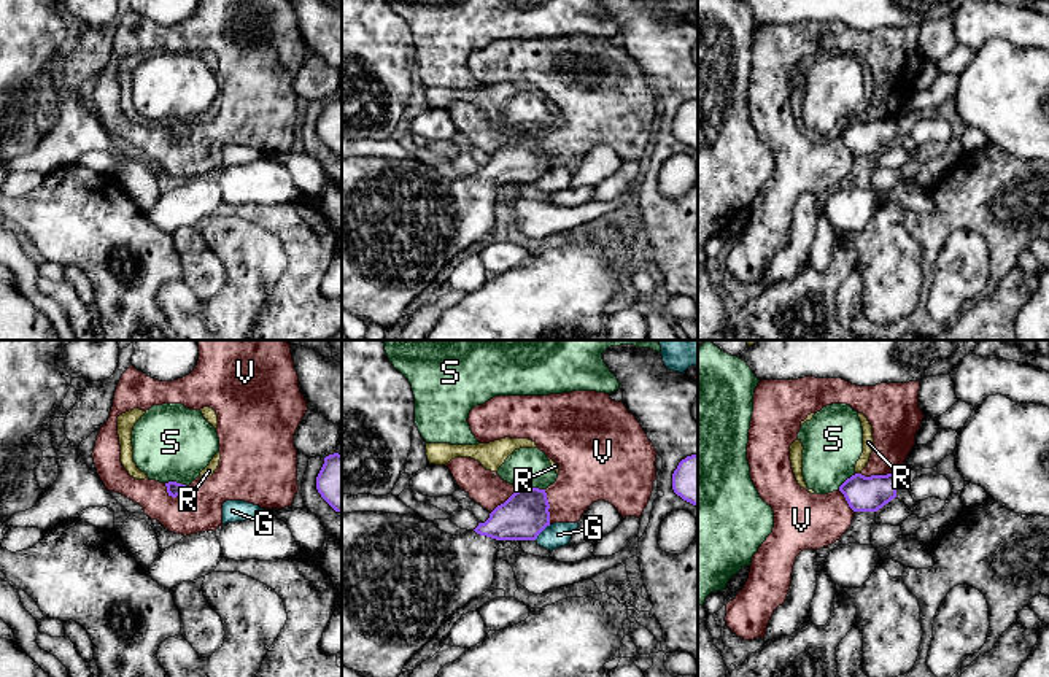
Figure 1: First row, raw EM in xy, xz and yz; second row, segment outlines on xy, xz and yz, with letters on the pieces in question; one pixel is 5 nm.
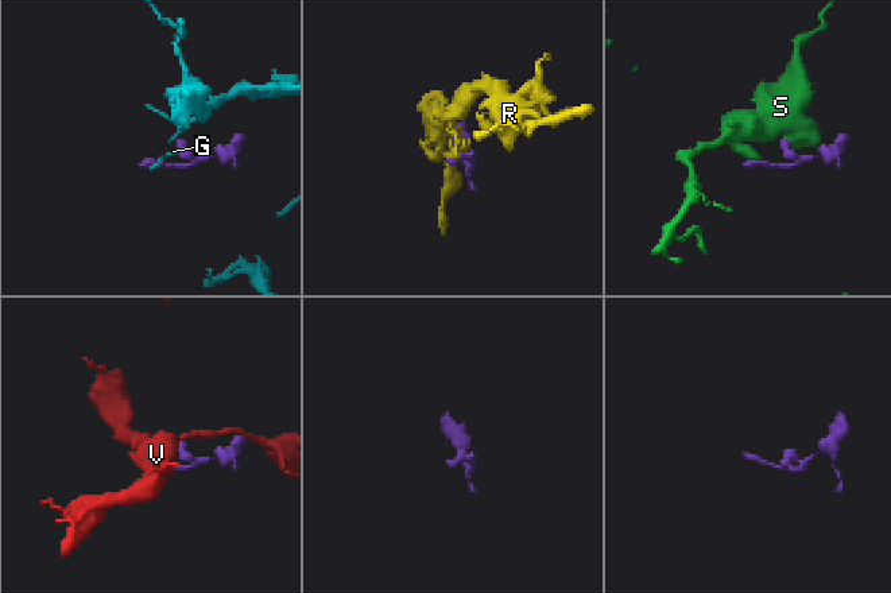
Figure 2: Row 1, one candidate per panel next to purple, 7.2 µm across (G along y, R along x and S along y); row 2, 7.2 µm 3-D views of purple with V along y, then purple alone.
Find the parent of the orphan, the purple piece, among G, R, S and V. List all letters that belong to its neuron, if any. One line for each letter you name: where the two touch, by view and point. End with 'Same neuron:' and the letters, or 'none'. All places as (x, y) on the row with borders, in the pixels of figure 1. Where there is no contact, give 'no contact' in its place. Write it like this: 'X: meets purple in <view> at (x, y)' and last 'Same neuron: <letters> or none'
Same neuron: none

